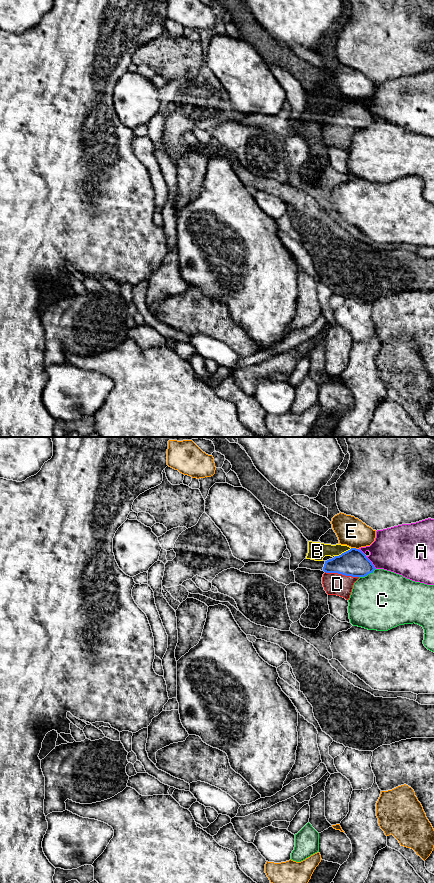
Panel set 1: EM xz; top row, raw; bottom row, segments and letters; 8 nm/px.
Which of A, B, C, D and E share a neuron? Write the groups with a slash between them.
A / B / C / D / E

